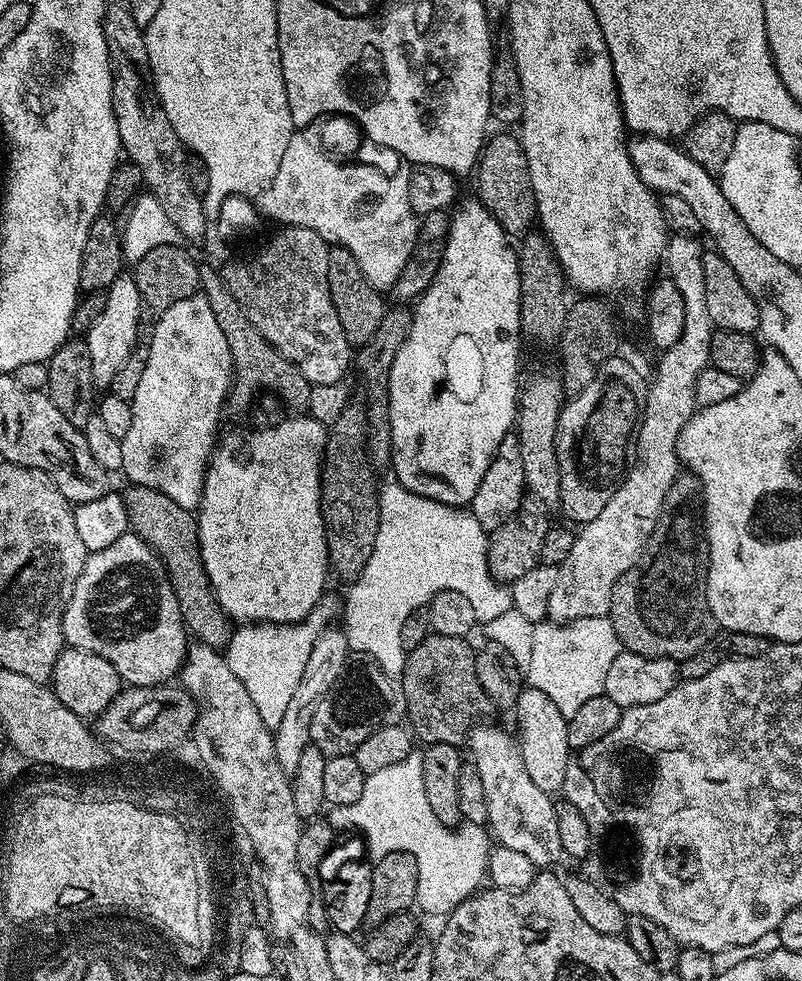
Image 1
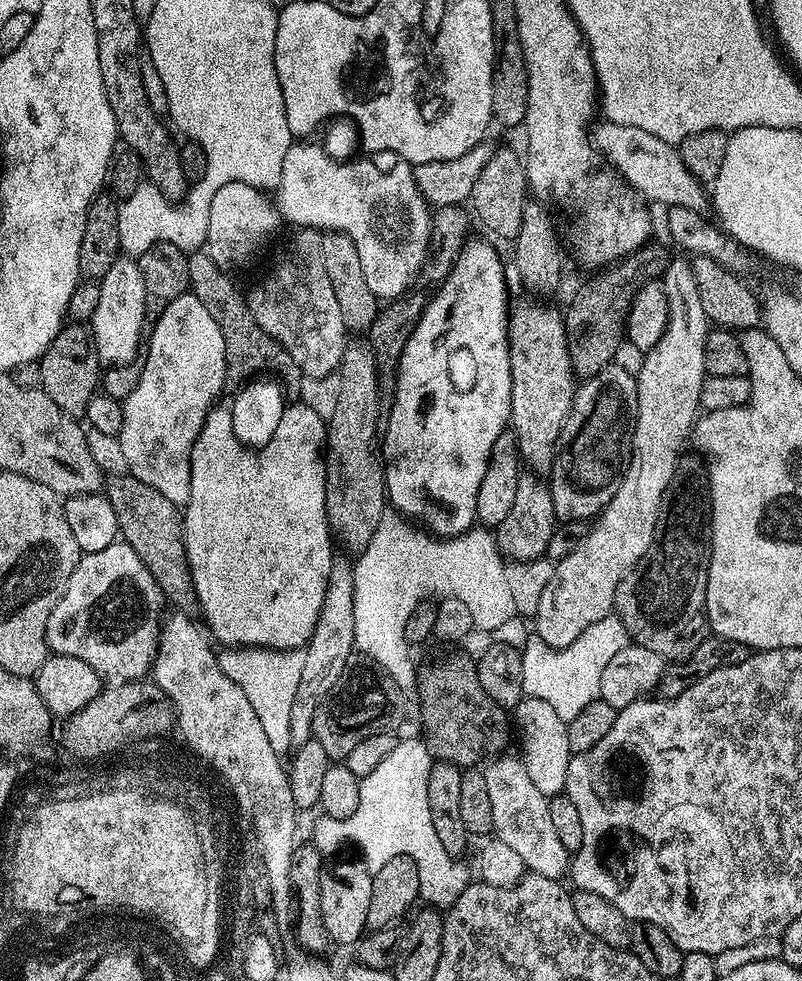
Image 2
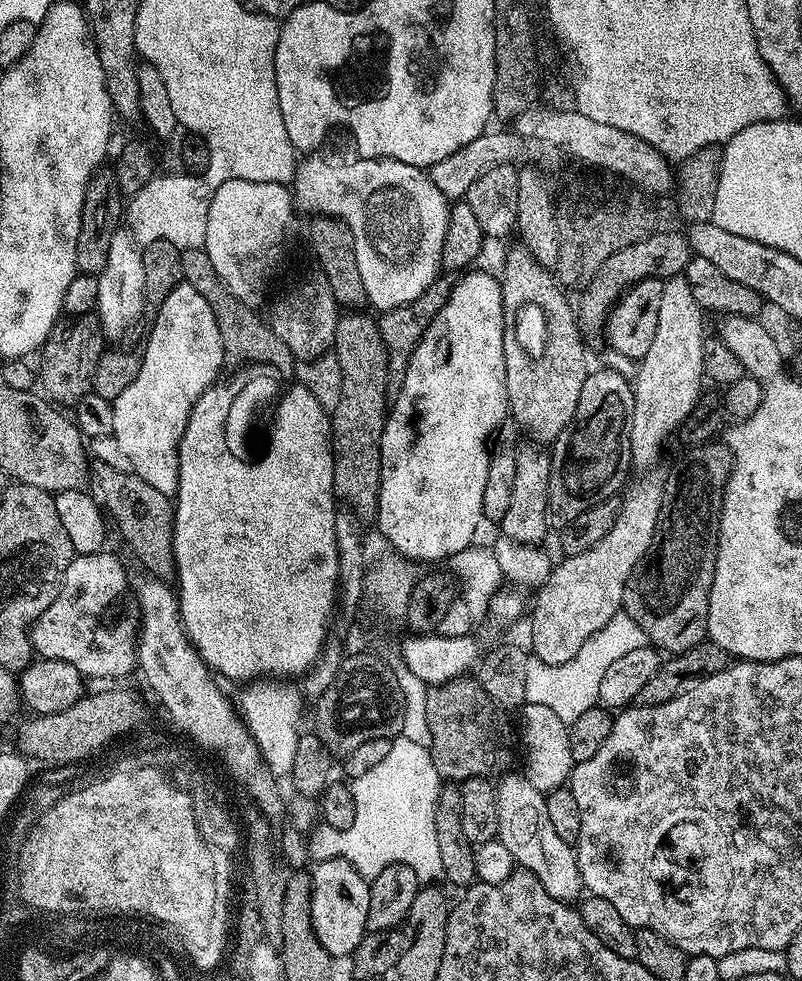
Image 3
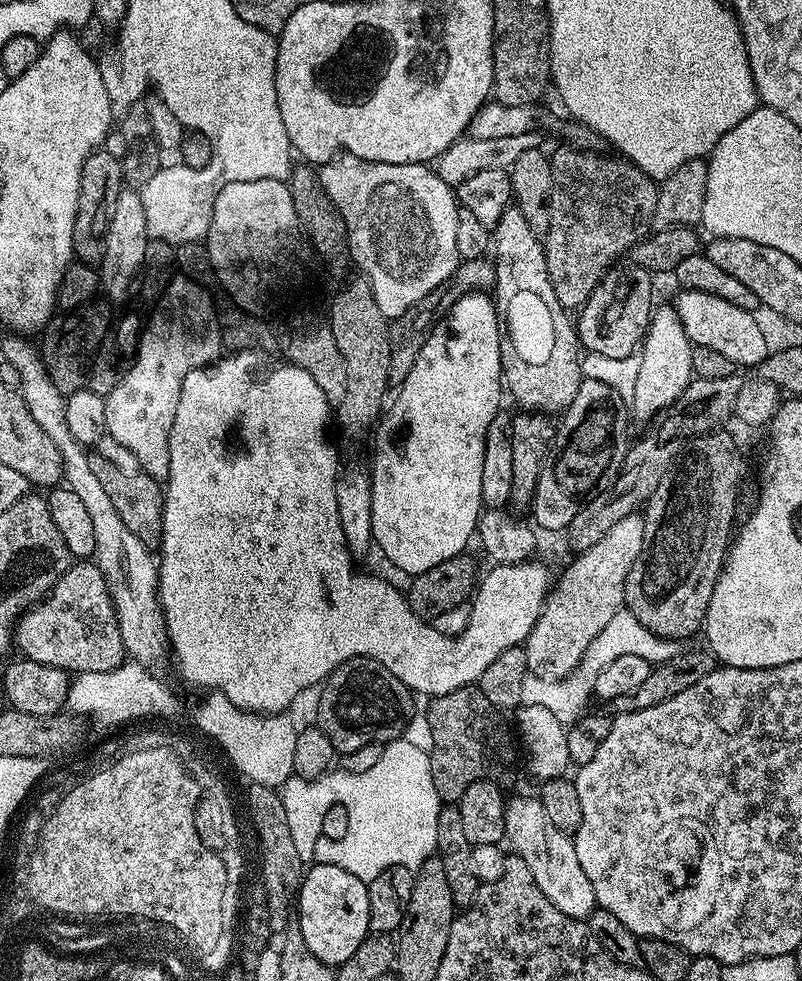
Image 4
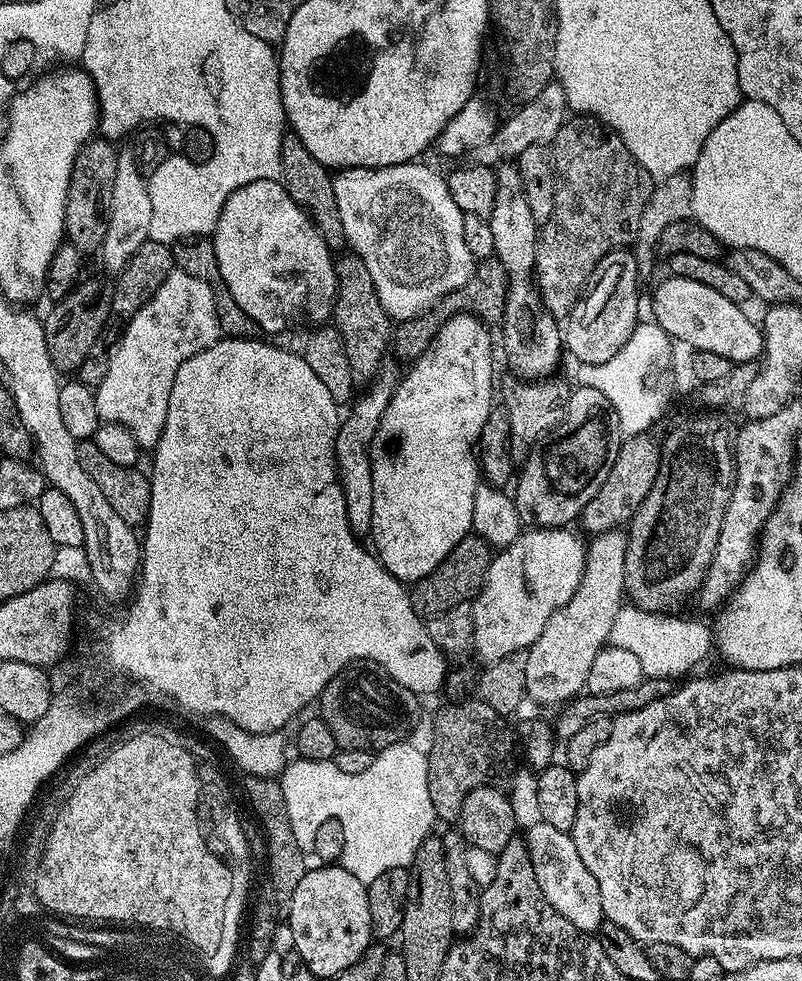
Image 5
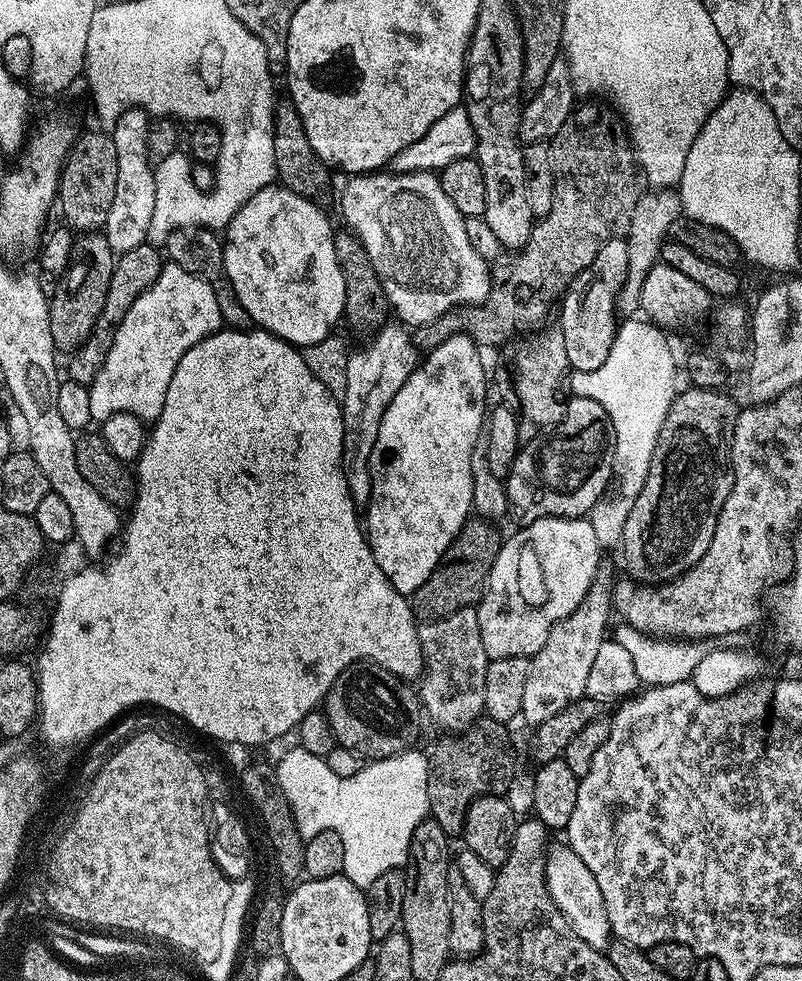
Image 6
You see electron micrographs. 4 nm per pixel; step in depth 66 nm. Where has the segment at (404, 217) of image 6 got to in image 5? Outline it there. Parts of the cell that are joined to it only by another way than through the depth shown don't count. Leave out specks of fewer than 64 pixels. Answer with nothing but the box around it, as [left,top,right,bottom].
[332,162,477,322]

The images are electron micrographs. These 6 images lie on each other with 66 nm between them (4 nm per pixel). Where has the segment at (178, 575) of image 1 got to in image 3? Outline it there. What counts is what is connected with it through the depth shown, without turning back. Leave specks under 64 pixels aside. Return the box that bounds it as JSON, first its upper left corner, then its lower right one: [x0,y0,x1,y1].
[94,464,176,582]

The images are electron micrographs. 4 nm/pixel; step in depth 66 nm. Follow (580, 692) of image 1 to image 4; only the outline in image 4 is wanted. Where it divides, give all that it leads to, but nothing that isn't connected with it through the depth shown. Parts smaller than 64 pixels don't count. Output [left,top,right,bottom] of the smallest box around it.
[520,608,678,725]

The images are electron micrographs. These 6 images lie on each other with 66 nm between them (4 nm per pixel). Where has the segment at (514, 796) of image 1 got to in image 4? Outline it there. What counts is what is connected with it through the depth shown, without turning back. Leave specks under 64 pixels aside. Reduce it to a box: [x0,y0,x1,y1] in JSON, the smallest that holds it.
[504,798,598,921]

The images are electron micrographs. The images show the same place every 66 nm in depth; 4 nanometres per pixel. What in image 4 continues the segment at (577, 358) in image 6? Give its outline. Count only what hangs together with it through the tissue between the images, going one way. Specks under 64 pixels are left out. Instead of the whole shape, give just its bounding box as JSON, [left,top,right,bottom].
[575,262,653,360]

